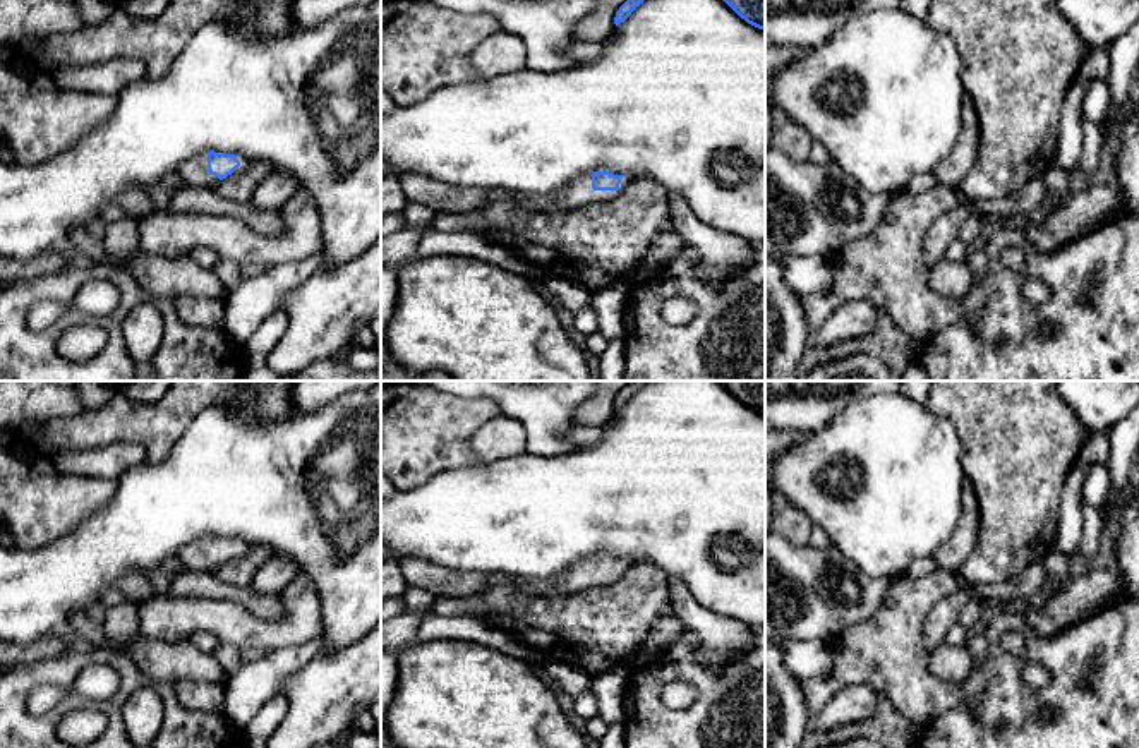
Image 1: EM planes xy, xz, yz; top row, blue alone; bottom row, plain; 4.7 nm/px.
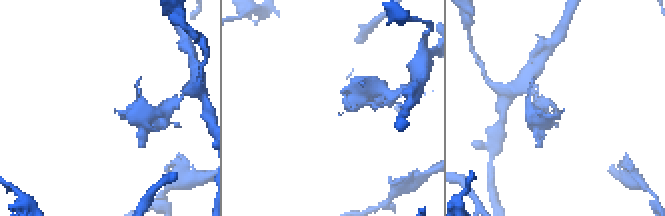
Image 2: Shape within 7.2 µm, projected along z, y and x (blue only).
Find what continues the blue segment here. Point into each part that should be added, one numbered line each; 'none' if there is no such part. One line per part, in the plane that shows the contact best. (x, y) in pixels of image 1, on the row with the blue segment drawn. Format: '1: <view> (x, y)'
1: xz (578, 193)

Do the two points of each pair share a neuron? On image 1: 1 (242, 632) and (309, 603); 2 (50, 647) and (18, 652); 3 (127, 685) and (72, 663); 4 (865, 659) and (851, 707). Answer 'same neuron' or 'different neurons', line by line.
1: same neuron
2: same neuron
3: same neuron
4: different neurons

